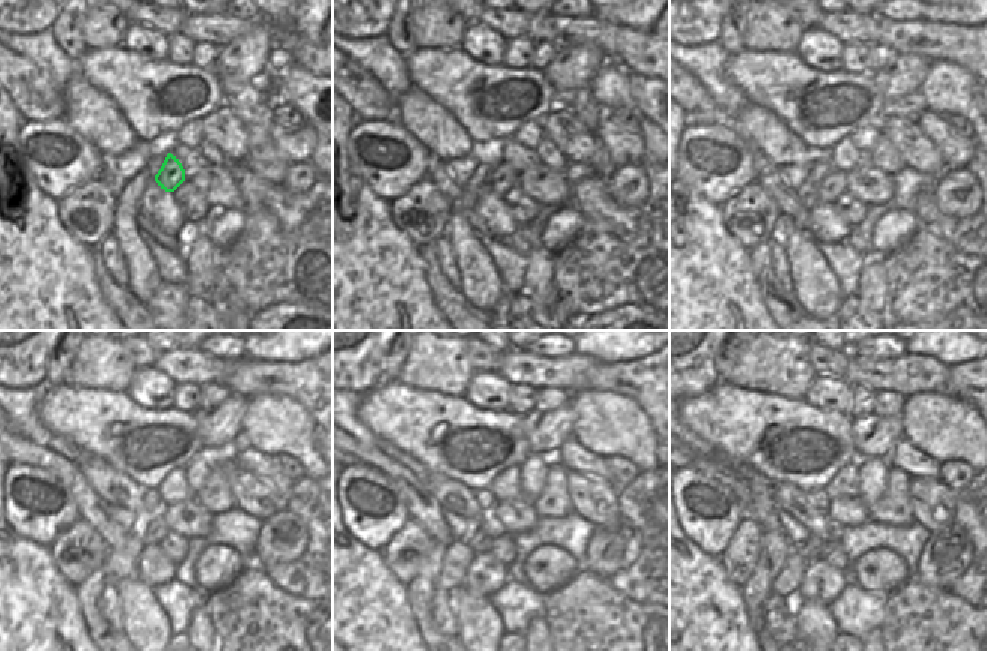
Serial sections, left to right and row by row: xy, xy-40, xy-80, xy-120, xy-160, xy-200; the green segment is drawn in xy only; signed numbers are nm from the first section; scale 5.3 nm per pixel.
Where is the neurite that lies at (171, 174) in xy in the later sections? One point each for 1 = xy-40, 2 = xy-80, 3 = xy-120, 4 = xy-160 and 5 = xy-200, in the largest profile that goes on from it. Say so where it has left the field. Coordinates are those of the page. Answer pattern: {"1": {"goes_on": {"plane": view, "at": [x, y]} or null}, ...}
{"1": {"goes_on": {"plane": "xy-40", "at": [503, 177]}}, "2": {"goes_on": {"plane": "xy-80", "at": [831, 188]}}, "3": {"goes_on": {"plane": "xy-120", "at": [153, 530]}}, "4": {"goes_on": {"plane": "xy-160", "at": [480, 539]}}, "5": {"goes_on": {"plane": "xy-200", "at": [810, 549]}}}

